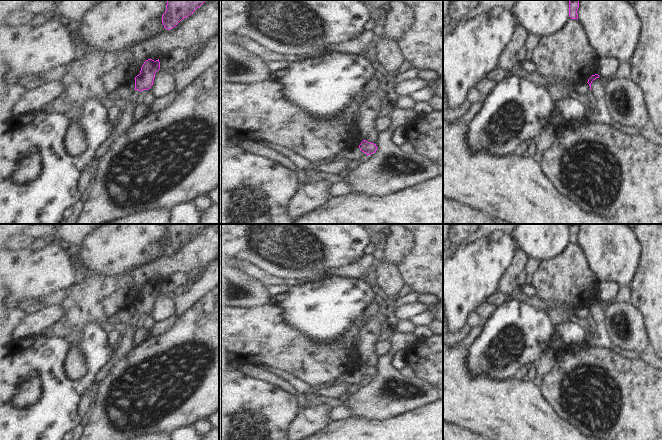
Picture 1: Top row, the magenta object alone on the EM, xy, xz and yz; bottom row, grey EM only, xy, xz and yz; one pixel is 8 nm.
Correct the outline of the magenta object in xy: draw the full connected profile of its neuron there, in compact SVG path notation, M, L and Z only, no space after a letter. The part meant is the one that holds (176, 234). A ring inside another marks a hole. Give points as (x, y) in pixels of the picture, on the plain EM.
M168 224L166 235L162 239L164 252L171 254L182 243L193 238L206 224Z

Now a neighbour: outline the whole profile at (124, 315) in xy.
M135 305L122 309L117 314L117 319L119 322L128 323L130 318L133 316L135 312Z

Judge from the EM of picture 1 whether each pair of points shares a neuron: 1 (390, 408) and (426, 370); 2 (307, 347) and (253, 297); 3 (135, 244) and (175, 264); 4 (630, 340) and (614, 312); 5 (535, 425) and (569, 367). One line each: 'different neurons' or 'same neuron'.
1: different neurons
2: different neurons
3: different neurons
4: same neuron
5: different neurons

